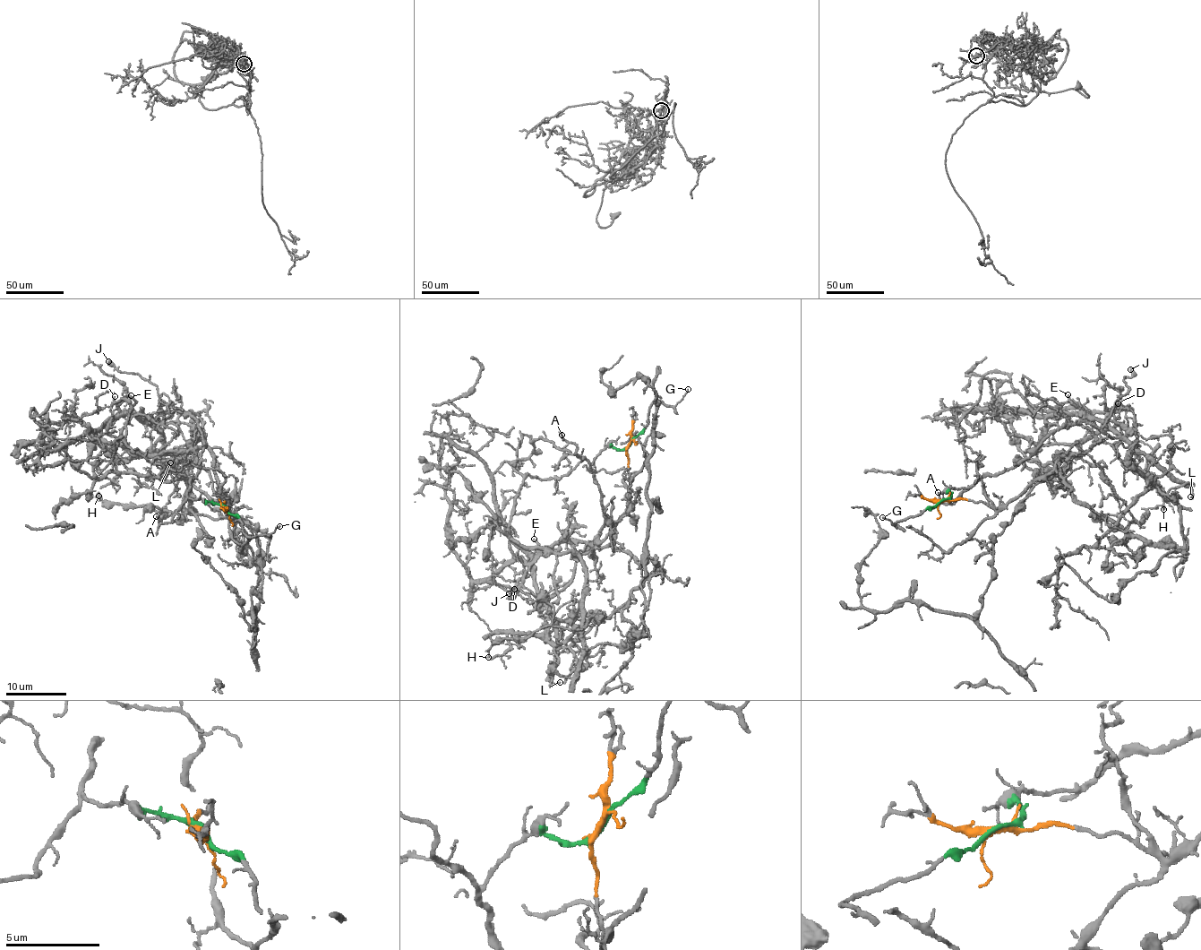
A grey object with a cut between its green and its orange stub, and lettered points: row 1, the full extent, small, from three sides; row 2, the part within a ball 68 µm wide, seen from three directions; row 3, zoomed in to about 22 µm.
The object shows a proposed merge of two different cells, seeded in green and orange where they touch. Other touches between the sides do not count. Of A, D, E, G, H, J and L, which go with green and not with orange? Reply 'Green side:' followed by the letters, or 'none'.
Green side: A, E, G, J, L

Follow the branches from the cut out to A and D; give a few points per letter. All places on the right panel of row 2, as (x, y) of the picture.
A: (944, 499), (950, 496), (951, 488), (965, 488), (955, 502), (944, 504), (938, 492)
D: (944, 499), (1006, 506), (1050, 472), (1058, 455), (1077, 455), (1078, 443), (1115, 424), (1118, 403)

